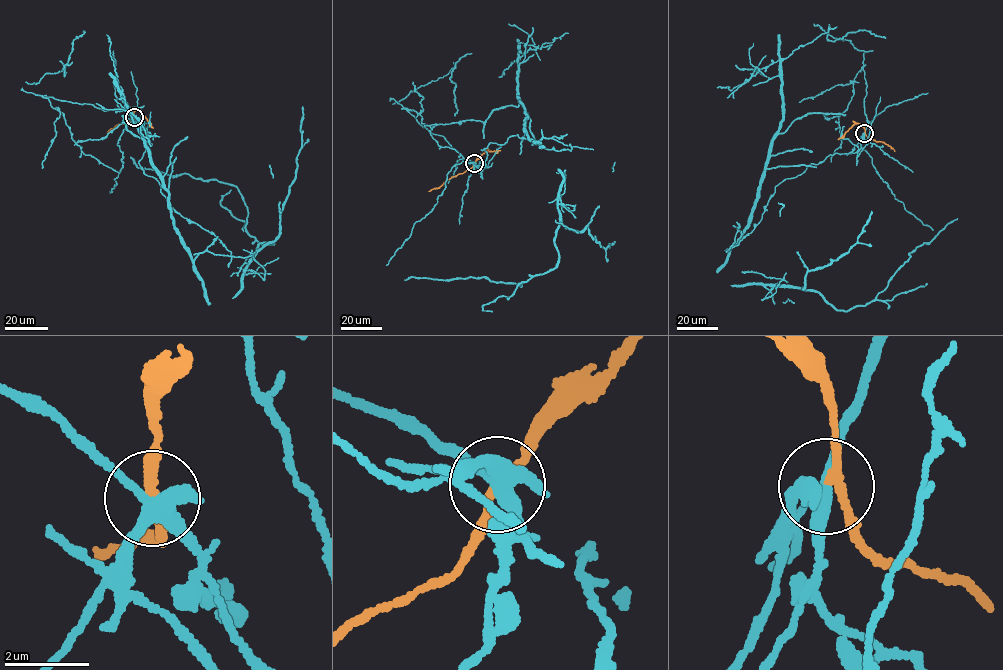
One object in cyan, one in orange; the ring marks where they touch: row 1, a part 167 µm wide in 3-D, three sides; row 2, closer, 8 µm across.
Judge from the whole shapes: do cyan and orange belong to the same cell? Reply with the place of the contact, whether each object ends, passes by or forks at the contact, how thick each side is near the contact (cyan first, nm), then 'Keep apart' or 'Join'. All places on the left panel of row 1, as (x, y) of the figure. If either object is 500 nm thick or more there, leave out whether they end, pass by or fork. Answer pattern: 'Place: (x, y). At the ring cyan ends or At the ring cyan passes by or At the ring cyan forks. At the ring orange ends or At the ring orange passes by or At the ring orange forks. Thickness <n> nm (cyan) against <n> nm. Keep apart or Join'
Place: (134, 117). At the ring cyan forks. At the ring orange passes by. Thickness 360 nm (cyan) against 200 nm. Keep apart

